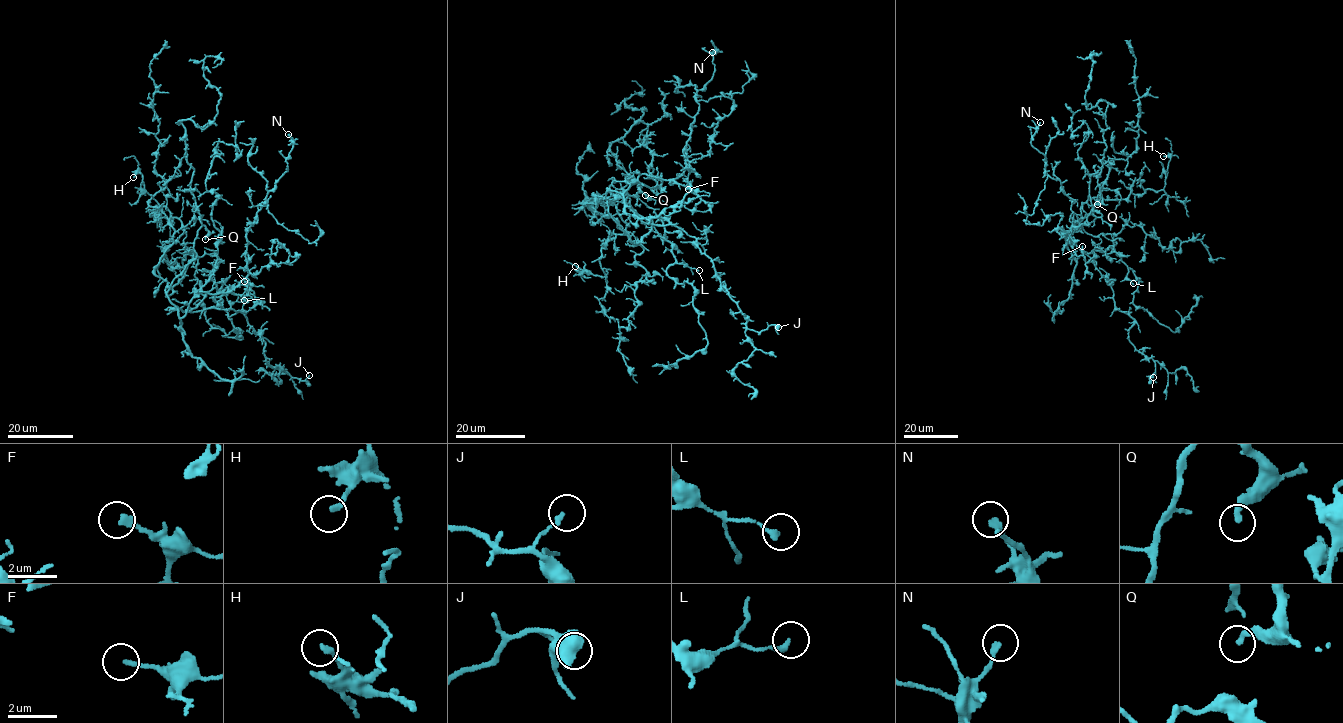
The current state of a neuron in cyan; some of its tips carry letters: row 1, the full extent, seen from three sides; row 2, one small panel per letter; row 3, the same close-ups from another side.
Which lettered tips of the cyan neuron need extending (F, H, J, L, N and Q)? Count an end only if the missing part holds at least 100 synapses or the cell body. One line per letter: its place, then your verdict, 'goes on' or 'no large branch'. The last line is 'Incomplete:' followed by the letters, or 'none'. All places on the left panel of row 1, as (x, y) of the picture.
F: at (244, 281); no large branch
H: at (133, 177); no large branch
J: at (309, 375); no large branch
L: at (244, 300); no large branch
N: at (288, 134); no large branch
Q: at (205, 239); no large branch
Incomplete: none

